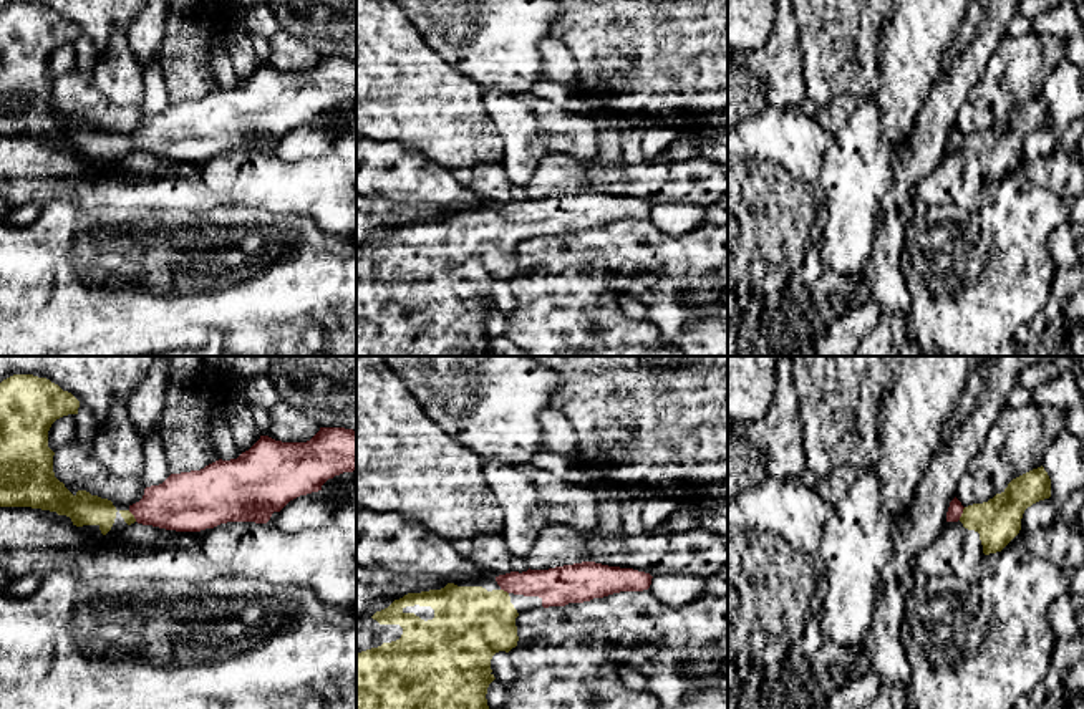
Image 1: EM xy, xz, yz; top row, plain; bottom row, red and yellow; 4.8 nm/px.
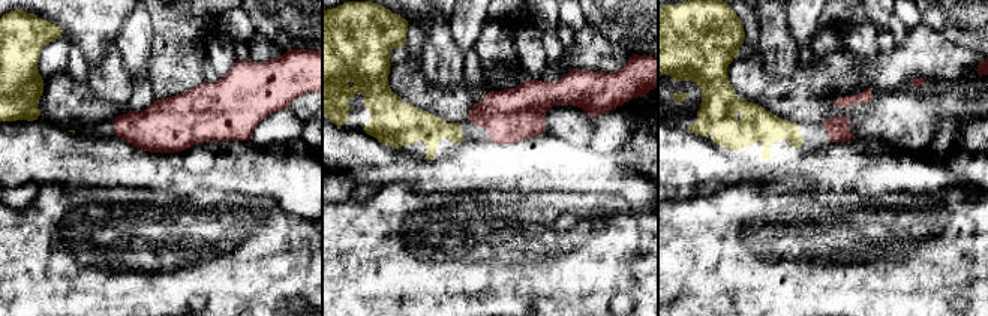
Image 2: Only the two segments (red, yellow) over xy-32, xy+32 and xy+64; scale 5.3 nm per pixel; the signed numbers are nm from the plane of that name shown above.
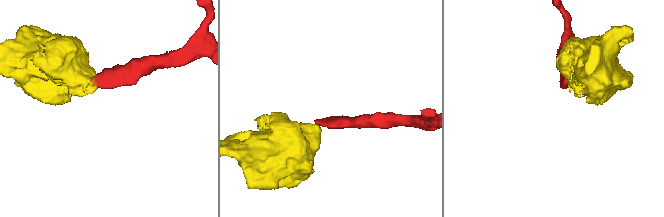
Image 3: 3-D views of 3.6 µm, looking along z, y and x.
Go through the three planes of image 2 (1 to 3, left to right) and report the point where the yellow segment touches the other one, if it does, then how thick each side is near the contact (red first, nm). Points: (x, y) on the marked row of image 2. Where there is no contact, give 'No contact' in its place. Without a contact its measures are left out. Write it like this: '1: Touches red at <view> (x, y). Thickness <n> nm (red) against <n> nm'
1: No contact
2: No contact
3: No contact

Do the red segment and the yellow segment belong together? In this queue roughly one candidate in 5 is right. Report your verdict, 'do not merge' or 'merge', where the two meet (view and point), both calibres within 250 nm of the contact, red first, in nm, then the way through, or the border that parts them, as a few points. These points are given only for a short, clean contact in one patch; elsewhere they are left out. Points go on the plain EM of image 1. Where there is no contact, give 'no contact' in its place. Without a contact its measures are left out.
merge | yz (962, 141) | 70/220 nm | across yz (955, 138), (962, 141), (972, 146), (998, 149)

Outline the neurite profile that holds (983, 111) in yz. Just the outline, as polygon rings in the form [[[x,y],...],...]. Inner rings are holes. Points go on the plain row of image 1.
[[[1033,31],[1021,36],[1006,33],[960,108],[956,128],[968,136],[1004,121],[1013,108],[1043,94],[1061,60],[1061,46],[1048,36]]]

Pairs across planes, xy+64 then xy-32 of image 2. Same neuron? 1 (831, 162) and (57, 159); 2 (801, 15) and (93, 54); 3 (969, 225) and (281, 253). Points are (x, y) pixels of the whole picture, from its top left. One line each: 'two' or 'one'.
1: one
2: two
3: one

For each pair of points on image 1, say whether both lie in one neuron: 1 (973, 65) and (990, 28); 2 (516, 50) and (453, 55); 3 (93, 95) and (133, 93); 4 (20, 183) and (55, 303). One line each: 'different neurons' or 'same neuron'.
1: same neuron
2: same neuron
3: different neurons
4: different neurons

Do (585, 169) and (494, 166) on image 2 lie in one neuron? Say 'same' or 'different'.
same

